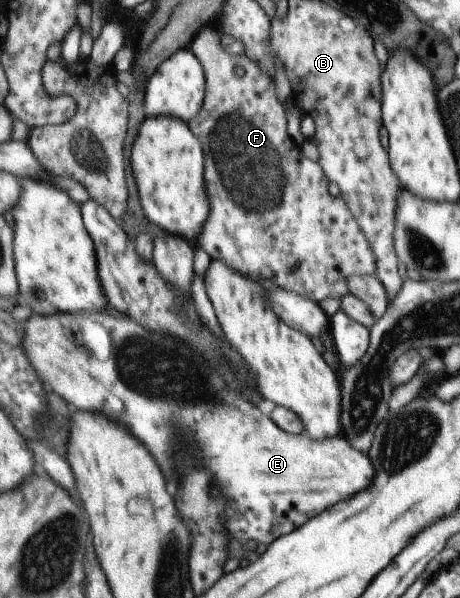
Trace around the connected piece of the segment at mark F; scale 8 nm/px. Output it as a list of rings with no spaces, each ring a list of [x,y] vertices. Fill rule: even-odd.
[[[215,25],[208,26],[206,29],[195,32],[190,44],[190,50],[194,53],[194,57],[200,61],[205,75],[205,99],[198,113],[198,117],[194,117],[189,123],[189,129],[194,133],[194,136],[200,141],[203,153],[205,156],[204,165],[204,181],[206,181],[206,193],[210,199],[210,215],[206,225],[202,227],[202,233],[198,235],[197,244],[202,248],[214,261],[224,261],[230,269],[234,271],[244,272],[246,277],[262,277],[262,279],[271,279],[281,287],[282,290],[296,292],[301,296],[306,296],[308,299],[319,303],[324,298],[331,297],[341,300],[344,296],[350,294],[347,279],[357,275],[374,276],[377,271],[375,263],[375,255],[370,247],[369,241],[366,239],[365,233],[359,226],[359,223],[354,219],[352,212],[348,209],[346,202],[342,196],[333,196],[329,192],[330,180],[323,172],[321,165],[306,157],[302,157],[300,153],[300,145],[294,143],[286,131],[286,113],[285,107],[276,96],[276,86],[274,81],[268,79],[268,75],[264,75],[260,71],[260,67],[255,62],[250,61],[246,55],[231,55],[220,45],[220,37],[222,33],[218,31]],[[237,67],[244,69],[243,77],[238,77],[235,74]]]

